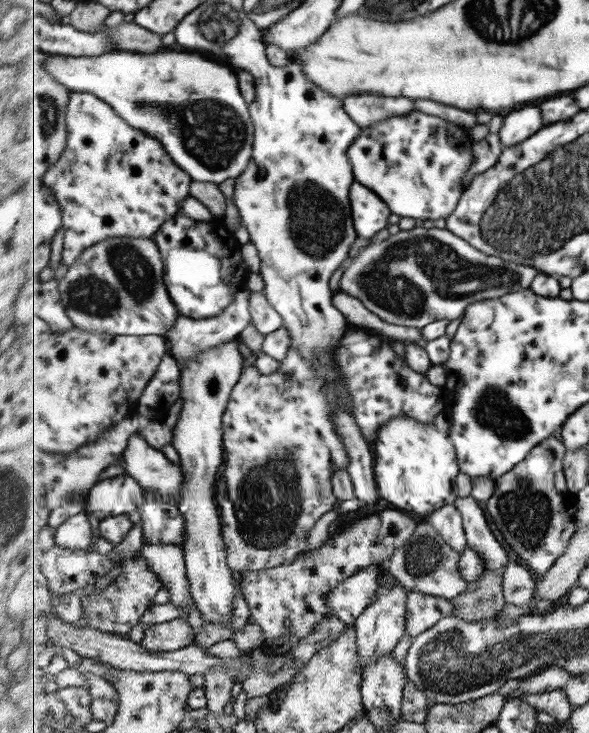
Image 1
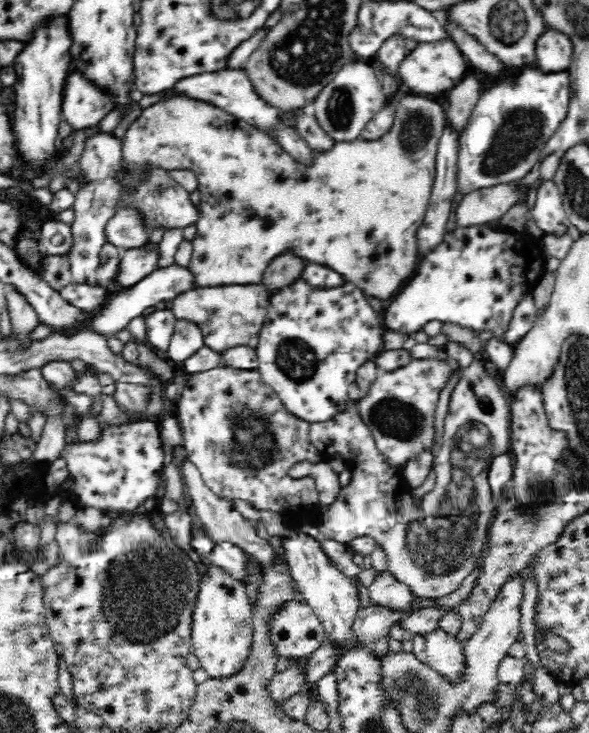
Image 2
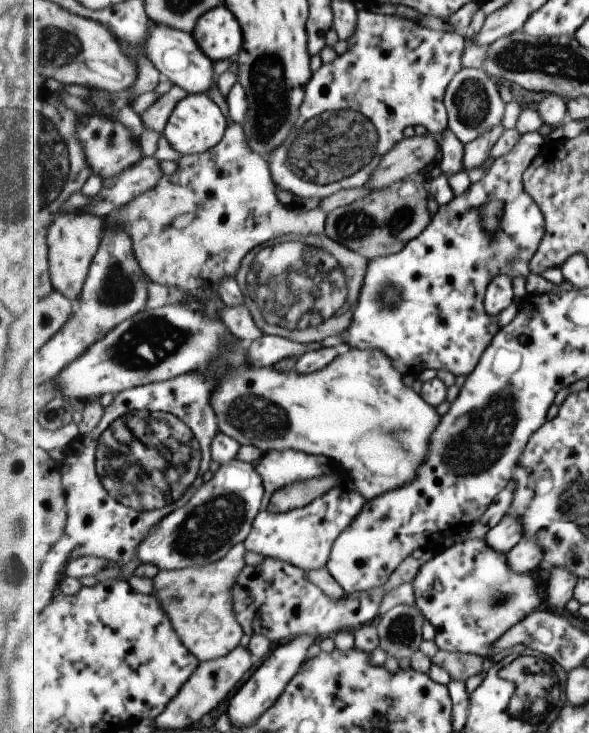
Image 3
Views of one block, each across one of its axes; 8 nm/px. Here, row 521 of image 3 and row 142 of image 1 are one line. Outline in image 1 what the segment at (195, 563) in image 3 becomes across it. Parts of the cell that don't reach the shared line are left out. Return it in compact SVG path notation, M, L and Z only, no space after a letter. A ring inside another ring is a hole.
M175 48L157 54L120 50L93 57L55 55L50 60L50 66L52 78L70 93L89 92L102 97L127 123L143 129L151 137L157 137L165 145L167 153L193 180L221 184L229 178L236 179L254 158L255 125L250 104L239 89L238 70L233 72L233 68L203 60L197 54L177 52Z

